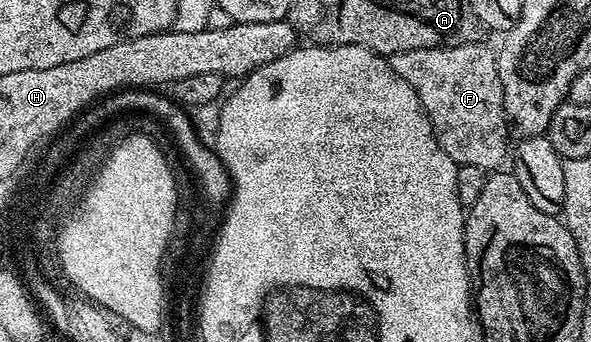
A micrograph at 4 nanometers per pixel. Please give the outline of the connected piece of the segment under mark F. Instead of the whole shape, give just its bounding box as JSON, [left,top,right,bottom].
[390,41,510,172]

